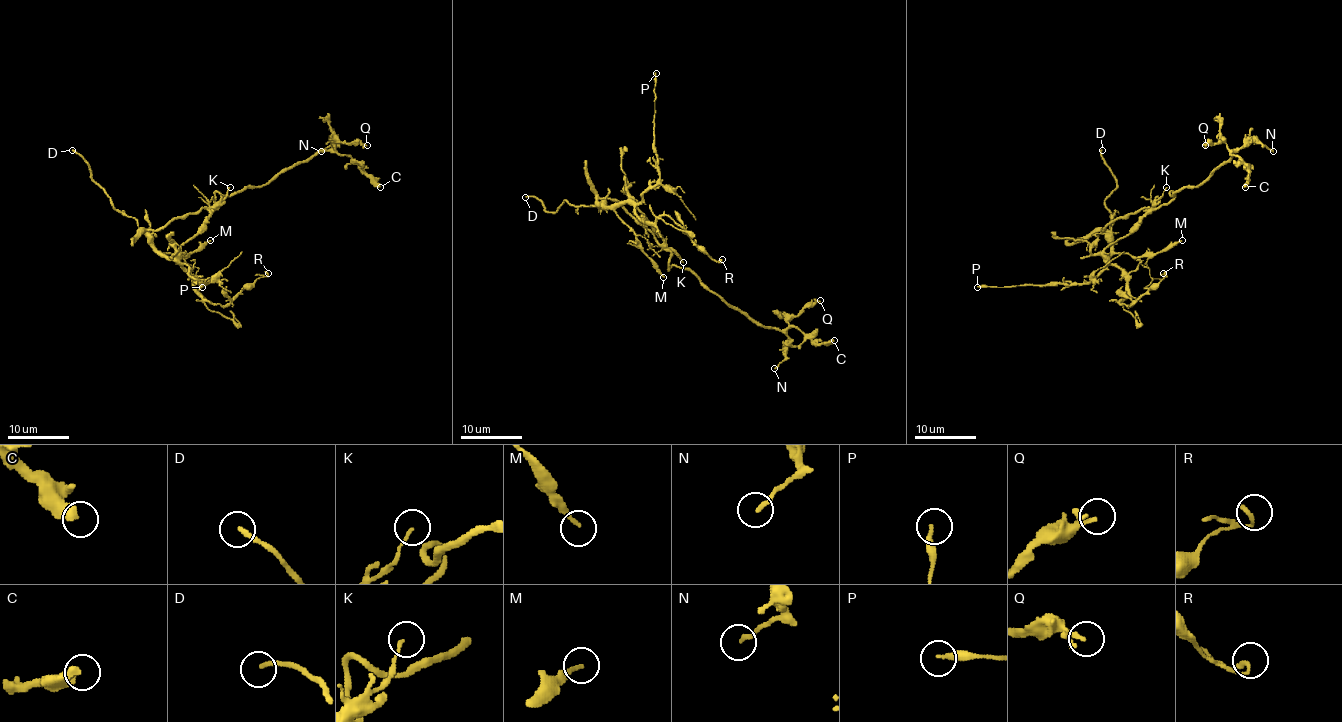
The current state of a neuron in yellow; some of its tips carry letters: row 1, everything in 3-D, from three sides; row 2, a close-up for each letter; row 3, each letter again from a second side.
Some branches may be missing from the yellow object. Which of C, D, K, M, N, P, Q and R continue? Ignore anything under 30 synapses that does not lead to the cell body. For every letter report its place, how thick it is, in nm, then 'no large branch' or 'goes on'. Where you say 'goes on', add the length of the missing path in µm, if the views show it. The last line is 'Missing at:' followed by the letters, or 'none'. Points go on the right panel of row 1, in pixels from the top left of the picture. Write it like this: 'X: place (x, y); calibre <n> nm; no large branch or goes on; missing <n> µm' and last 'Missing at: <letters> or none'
C: place (1245, 187); calibre 400 nm; no large branch
D: place (1102, 150); calibre 190 nm; goes on; missing 40 µm
K: place (1166, 187); calibre 100 nm; no large branch
M: place (1182, 240); calibre 160 nm; no large branch
N: place (1273, 151); calibre 180 nm; no large branch
P: place (977, 287); calibre 220 nm; no large branch
Q: place (1205, 145); calibre 240 nm; no large branch
R: place (1163, 273); calibre 180 nm; no large branch
Missing at: D

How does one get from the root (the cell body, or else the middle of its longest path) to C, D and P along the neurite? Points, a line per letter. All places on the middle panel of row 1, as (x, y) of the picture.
C: (671, 256), (668, 270), (674, 265), (691, 271), (729, 305), (765, 327), (797, 327), (819, 343), (834, 340)
D: (671, 256), (616, 201), (599, 199), (594, 205), (565, 201), (547, 211), (534, 196), (525, 197)
P: (671, 256), (659, 231), (633, 202), (639, 202), (659, 177), (654, 147), (656, 73)

